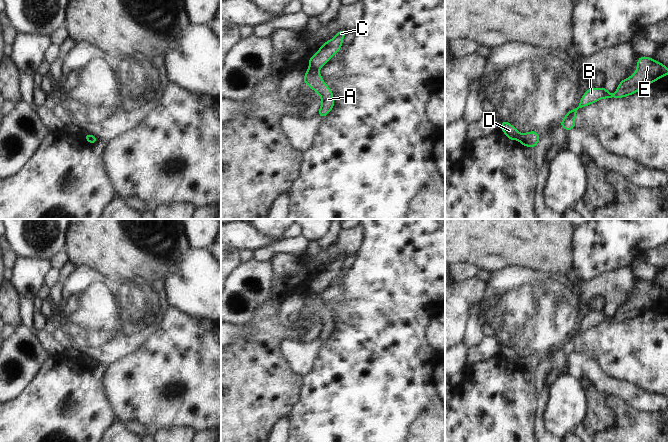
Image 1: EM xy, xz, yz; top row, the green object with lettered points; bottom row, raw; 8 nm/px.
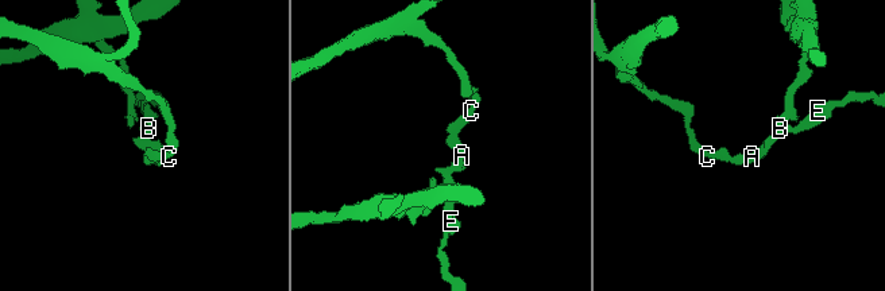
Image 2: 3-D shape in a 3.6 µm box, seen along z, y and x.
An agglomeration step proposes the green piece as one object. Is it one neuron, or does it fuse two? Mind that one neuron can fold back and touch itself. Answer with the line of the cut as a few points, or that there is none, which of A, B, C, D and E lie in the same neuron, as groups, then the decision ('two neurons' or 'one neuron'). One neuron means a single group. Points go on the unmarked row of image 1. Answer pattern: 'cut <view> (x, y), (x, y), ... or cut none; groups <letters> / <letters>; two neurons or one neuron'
cut xz (310, 292), (316, 293); groups A B E / C D; two neurons

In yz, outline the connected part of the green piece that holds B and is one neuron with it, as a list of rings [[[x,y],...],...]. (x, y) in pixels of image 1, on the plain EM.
[[[640,280],[636,296],[629,302],[622,304],[613,319],[608,316],[607,312],[588,313],[580,323],[580,329],[570,334],[559,347],[559,350],[563,350],[565,354],[569,356],[575,352],[575,338],[579,333],[595,327],[602,322],[622,322],[634,318],[667,298],[668,292],[666,290],[649,281]]]

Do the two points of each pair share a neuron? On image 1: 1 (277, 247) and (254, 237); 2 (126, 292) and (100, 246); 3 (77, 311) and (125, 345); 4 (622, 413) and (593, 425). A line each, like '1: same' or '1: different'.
1: different
2: different
3: same
4: different

